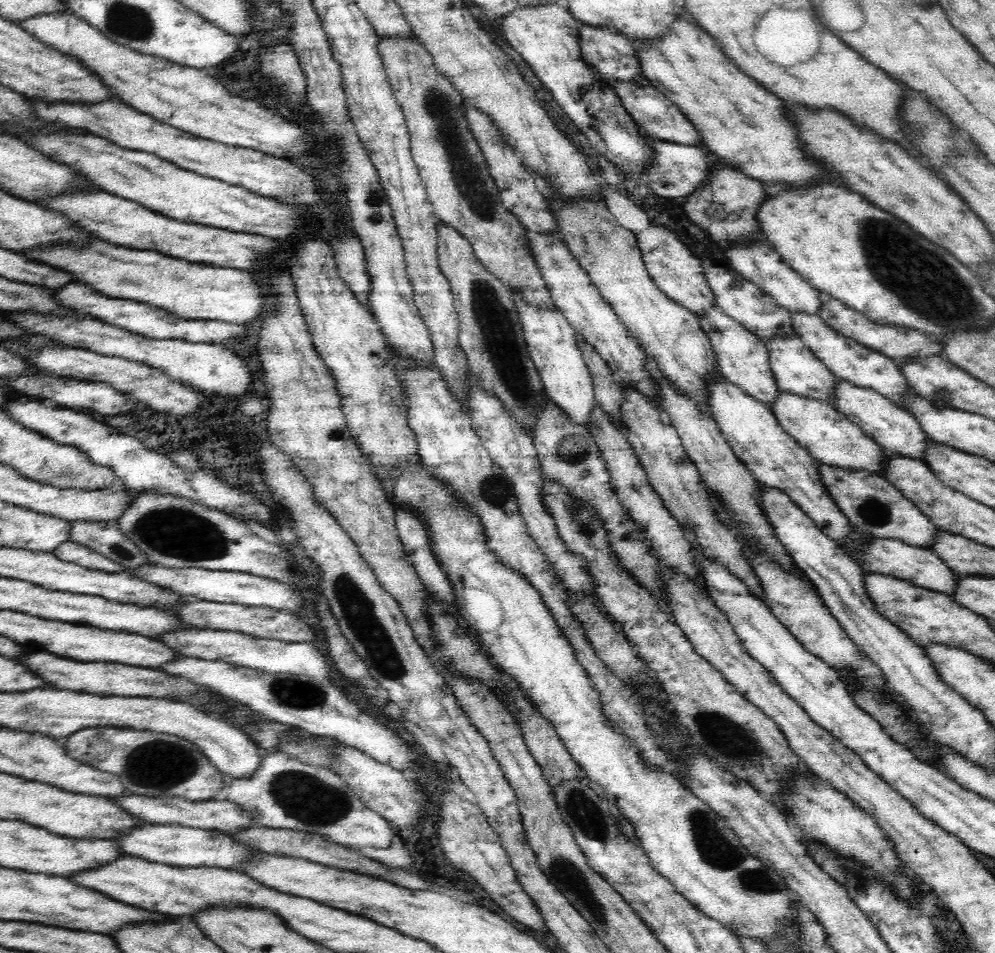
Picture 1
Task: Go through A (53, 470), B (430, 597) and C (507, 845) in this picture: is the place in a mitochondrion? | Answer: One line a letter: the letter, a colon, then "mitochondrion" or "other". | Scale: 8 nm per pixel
A: mitochondrion
B: other
C: other

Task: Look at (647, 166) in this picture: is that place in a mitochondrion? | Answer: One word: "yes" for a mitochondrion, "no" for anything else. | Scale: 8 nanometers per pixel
no

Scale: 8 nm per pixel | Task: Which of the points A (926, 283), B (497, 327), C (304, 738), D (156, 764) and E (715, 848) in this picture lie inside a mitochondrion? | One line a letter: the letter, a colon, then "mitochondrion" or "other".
A: mitochondrion
B: mitochondrion
C: other
D: mitochondrion
E: mitochondrion

